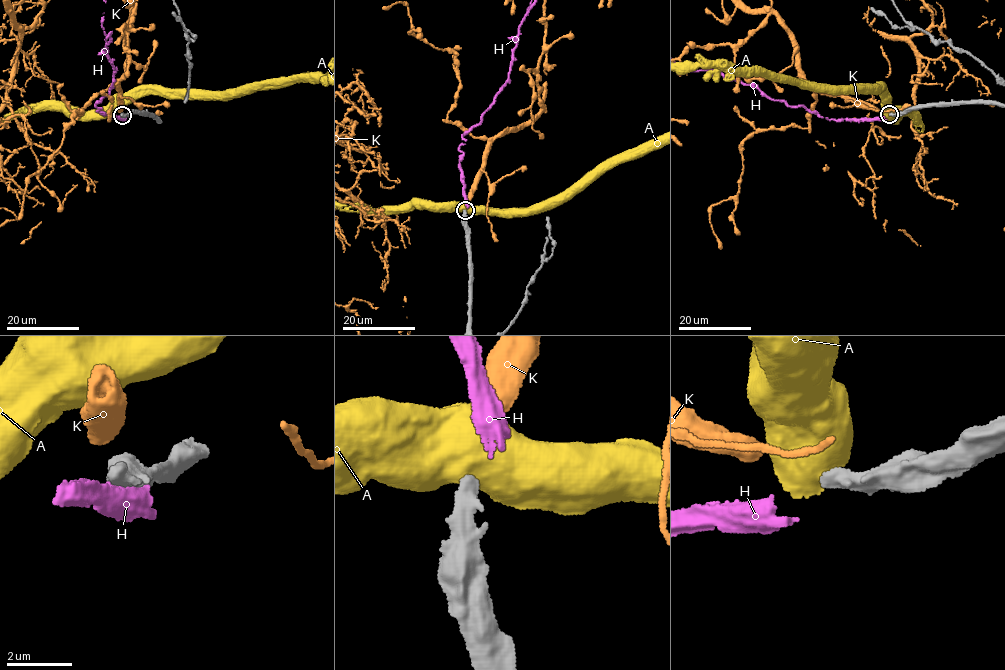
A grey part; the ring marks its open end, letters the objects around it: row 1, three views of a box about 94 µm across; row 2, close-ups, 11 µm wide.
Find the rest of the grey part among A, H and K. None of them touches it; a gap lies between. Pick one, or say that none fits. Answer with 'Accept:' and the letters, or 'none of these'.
Accept: K

